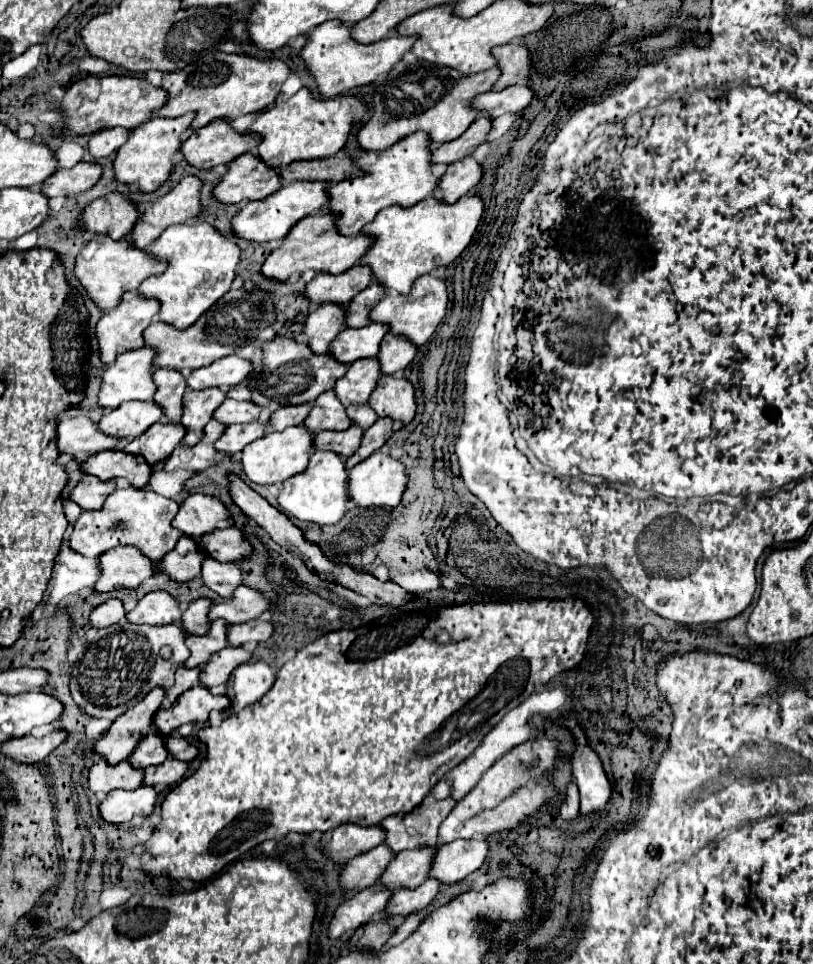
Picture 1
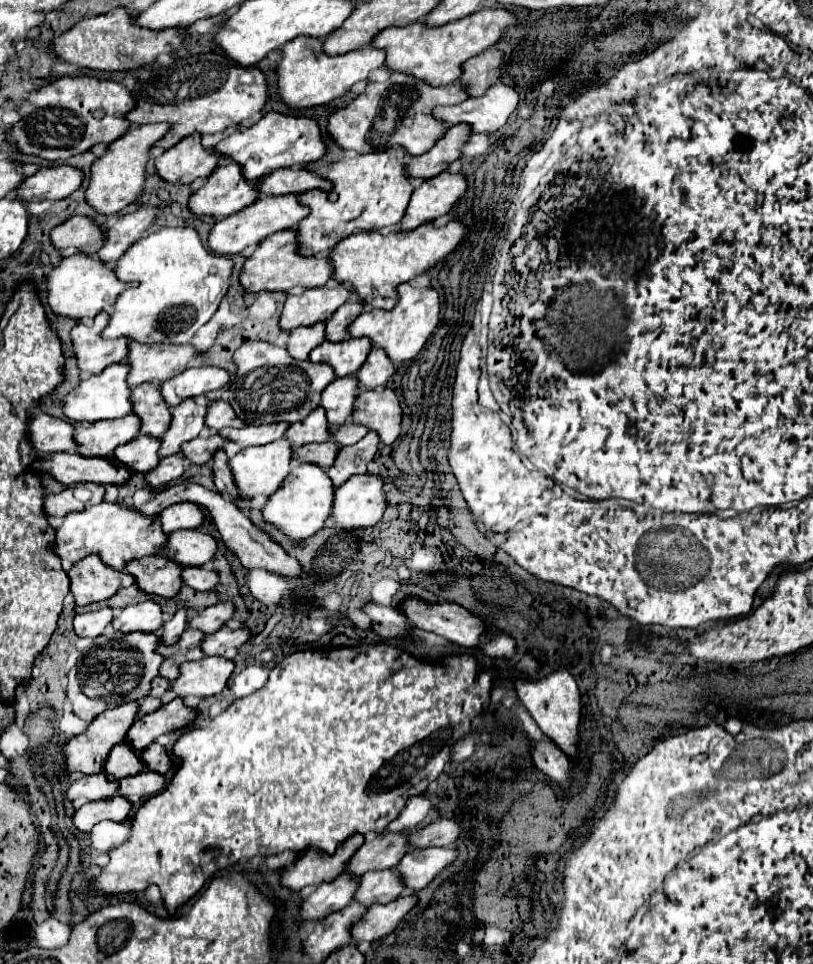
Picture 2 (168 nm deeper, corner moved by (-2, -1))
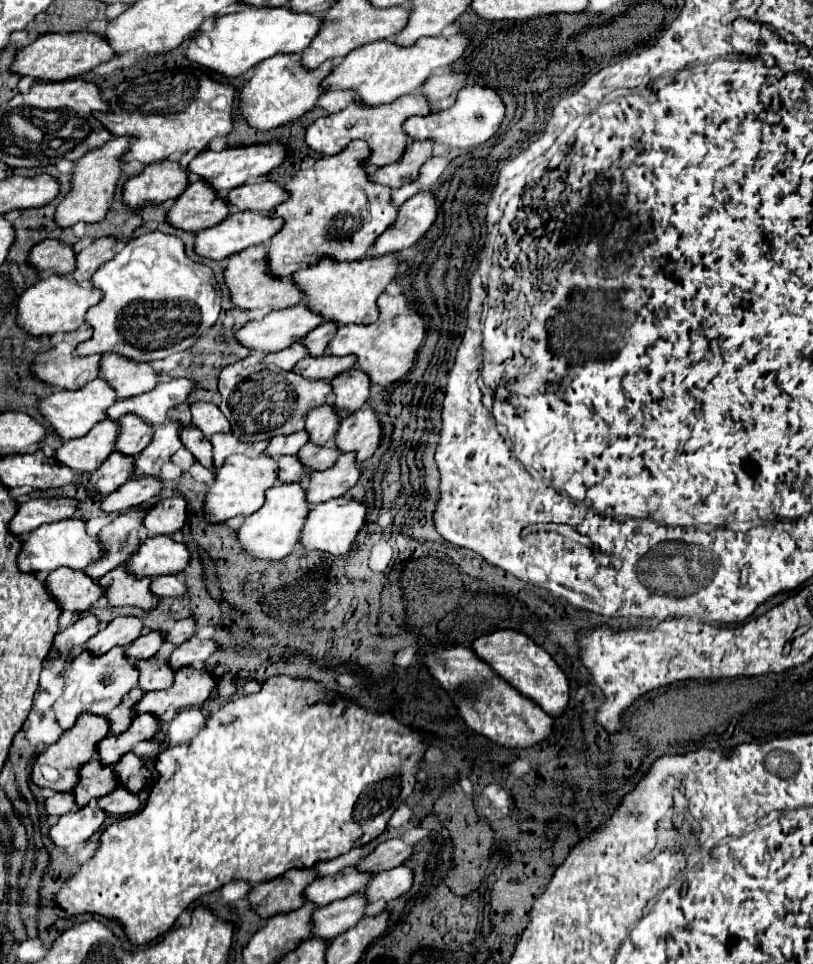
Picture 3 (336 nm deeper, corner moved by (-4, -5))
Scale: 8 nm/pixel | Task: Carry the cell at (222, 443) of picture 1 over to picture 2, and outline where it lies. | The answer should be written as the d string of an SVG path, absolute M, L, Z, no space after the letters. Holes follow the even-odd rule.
M218 433L216 435L200 435L196 439L192 439L190 443L182 445L182 453L196 465L204 465L210 459L214 459L214 451L218 449L226 449L226 439L222 439Z

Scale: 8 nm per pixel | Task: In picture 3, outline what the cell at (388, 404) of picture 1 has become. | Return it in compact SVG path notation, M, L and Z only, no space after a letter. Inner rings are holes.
M366 405L354 415L340 419L334 445L340 453L356 453L356 463L362 463L378 449L380 435L382 427L378 423L378 415Z

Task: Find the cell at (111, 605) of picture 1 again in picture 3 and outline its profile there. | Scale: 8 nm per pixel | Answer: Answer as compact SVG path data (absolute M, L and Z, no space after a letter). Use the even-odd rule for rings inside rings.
M82 615L68 629L58 631L54 639L54 647L58 651L70 651L72 647L82 647L92 635L98 631L98 619L94 615Z

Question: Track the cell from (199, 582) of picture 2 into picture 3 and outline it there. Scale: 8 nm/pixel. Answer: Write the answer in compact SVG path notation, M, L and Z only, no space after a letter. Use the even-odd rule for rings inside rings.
M178 575L154 577L152 583L150 583L150 591L156 597L176 597L176 595L184 595L184 581Z

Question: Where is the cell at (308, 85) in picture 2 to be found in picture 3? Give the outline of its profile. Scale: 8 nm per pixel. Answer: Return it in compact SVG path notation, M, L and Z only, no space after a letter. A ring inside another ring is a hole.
M274 55L272 59L258 63L250 81L242 85L238 115L246 119L250 127L260 131L274 129L288 121L294 121L316 105L318 97L324 93L324 89L320 87L322 83L320 79L324 79L330 73L330 69L332 69L332 61L326 61L318 69L310 71L304 69L300 65L300 59L294 55Z

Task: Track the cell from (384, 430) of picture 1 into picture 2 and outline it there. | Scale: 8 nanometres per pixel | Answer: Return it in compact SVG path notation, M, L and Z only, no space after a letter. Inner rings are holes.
M370 431L358 443L354 443L350 447L342 447L334 465L328 469L328 475L334 483L334 487L340 487L356 473L366 473L366 465L374 459L378 445L380 445L378 435L374 435L374 431Z

